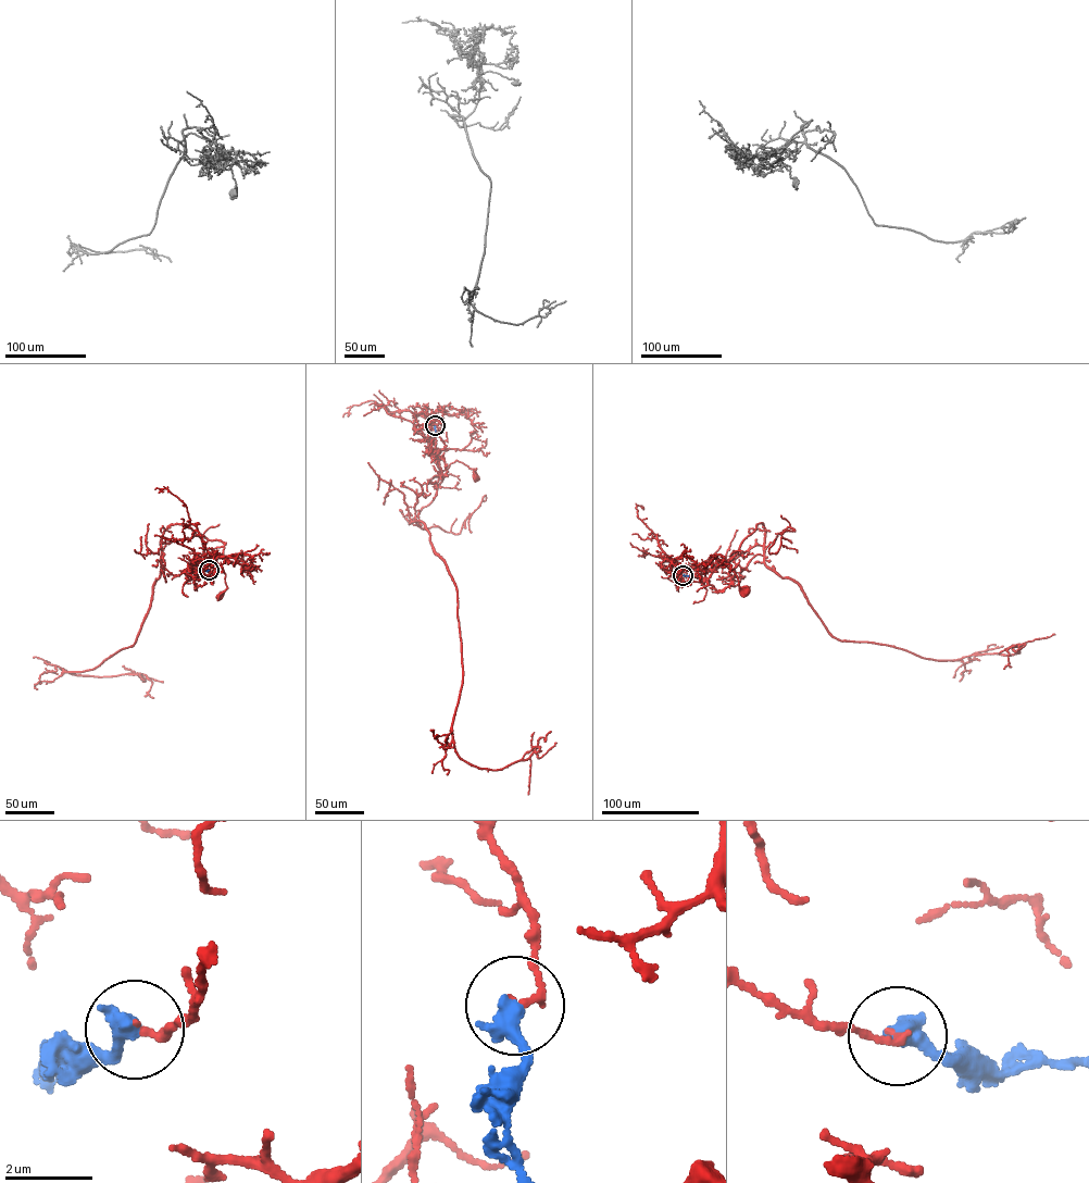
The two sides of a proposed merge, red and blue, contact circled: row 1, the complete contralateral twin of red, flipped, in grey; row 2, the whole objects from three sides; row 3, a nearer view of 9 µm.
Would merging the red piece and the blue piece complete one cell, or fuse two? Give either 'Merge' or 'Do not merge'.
Do not merge

